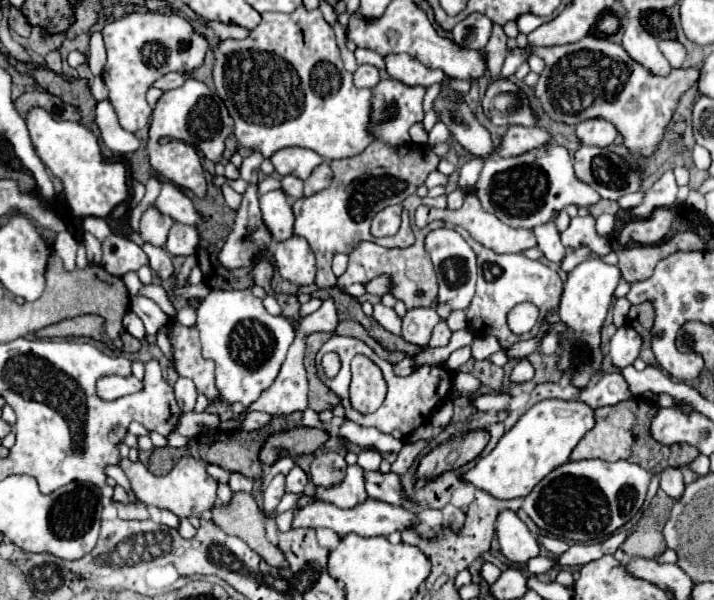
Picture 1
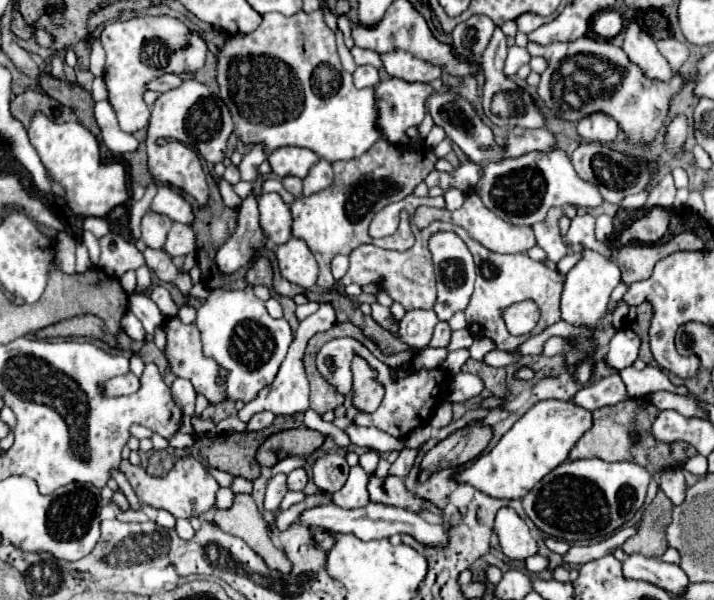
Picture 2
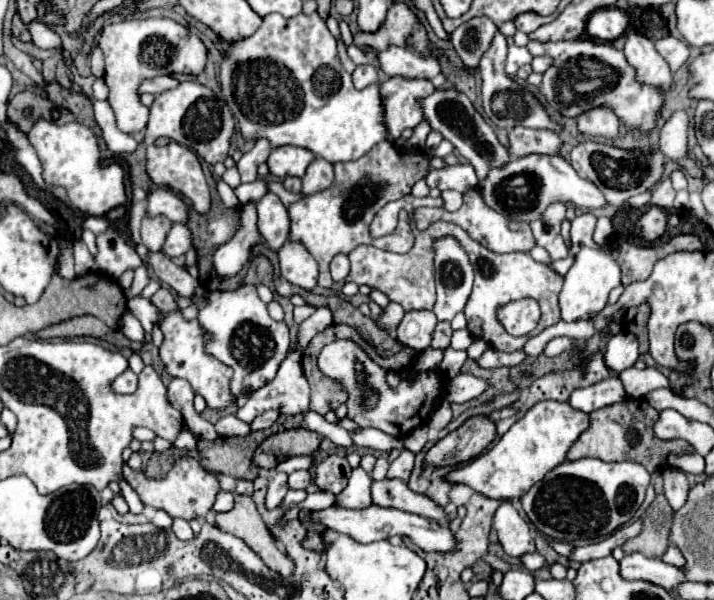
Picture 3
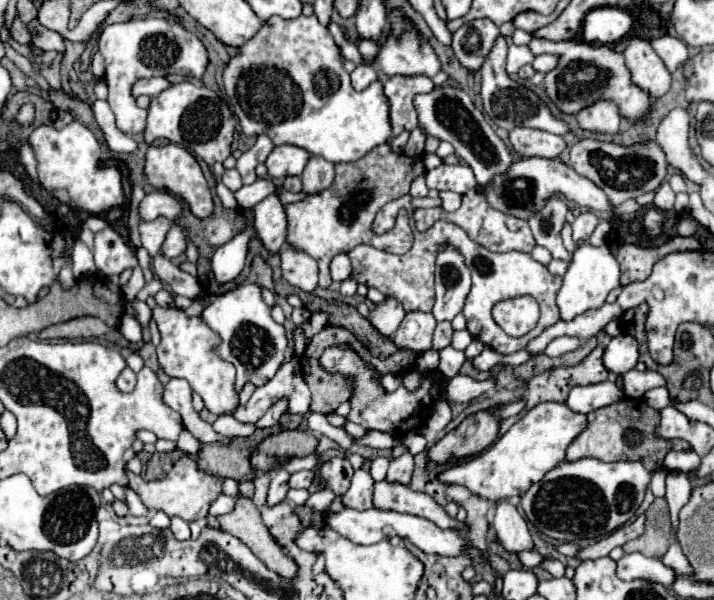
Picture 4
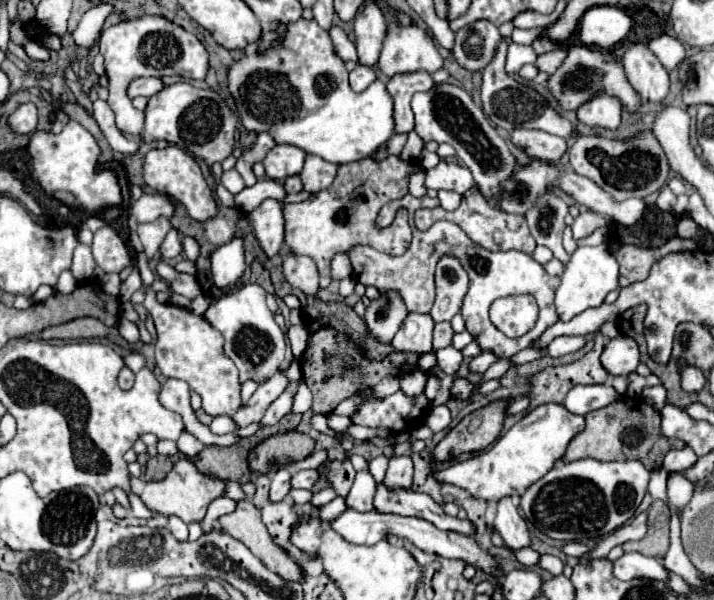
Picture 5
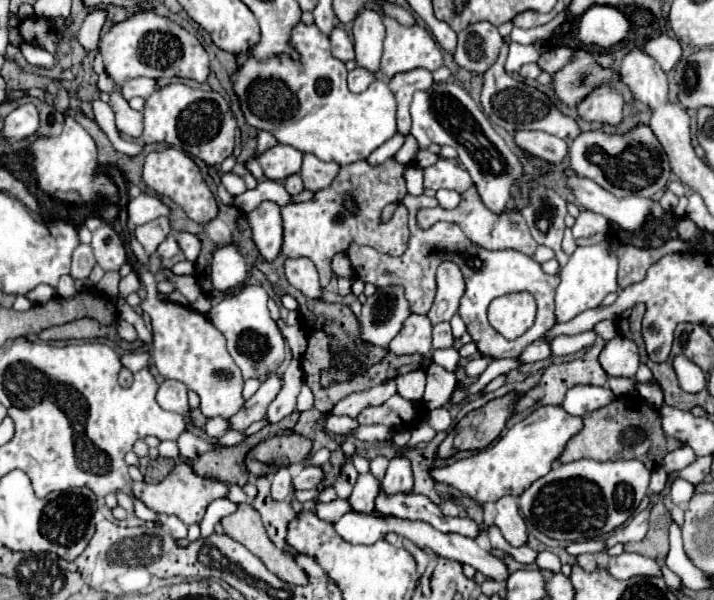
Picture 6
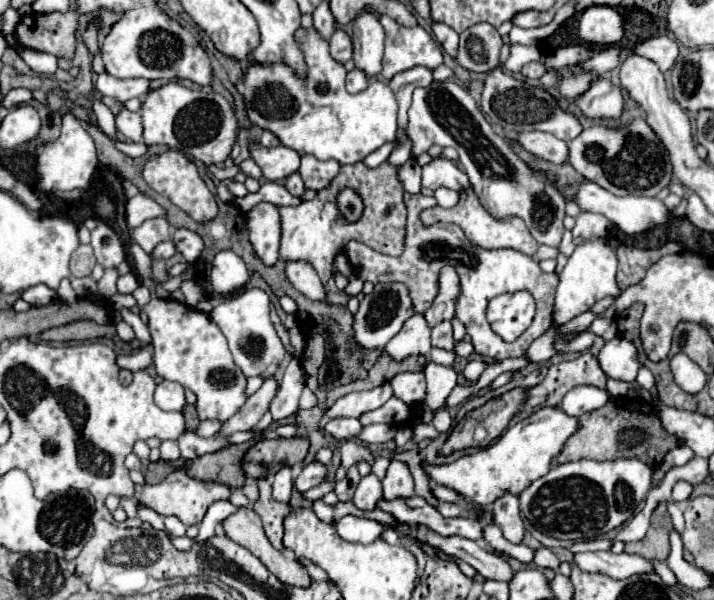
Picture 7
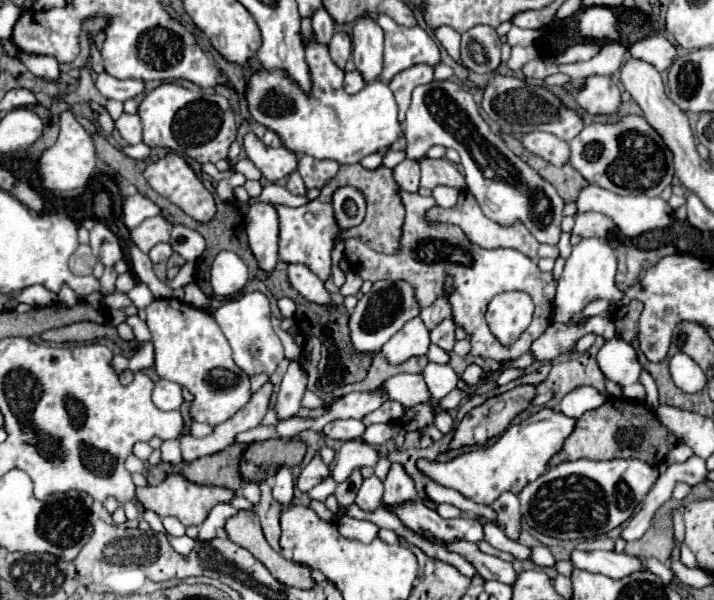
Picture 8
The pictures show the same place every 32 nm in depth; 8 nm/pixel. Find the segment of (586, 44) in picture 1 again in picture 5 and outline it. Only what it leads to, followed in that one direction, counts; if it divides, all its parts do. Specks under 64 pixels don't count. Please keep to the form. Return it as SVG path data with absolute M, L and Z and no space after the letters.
M536 38L532 42L532 48L536 54L542 52L554 52L554 50L564 50L566 58L564 62L558 66L558 70L554 74L548 76L548 90L550 94L556 98L558 106L562 110L578 110L580 104L584 104L584 100L592 100L592 96L596 96L596 92L608 92L608 96L616 96L622 102L622 110L628 114L634 114L640 110L640 106L644 104L644 100L640 100L640 96L636 96L636 90L632 88L632 84L628 84L628 76L624 76L624 66L622 60L616 58L610 50L606 48L590 48L586 44L556 44L548 38Z

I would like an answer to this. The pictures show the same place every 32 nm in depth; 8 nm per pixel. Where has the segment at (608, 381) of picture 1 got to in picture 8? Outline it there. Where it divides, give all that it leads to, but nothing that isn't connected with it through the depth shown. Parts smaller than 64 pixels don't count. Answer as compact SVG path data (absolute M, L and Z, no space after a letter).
M580 386L572 392L568 392L568 396L562 398L560 402L560 410L570 416L570 418L580 418L584 412L600 408L606 402L606 394L596 392L596 388L592 386Z

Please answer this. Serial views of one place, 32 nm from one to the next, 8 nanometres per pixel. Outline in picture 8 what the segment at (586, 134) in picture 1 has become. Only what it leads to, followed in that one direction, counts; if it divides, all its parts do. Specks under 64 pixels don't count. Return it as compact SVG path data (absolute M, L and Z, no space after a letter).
M588 76L584 88L576 94L576 102L588 114L612 116L620 108L620 90L608 76Z

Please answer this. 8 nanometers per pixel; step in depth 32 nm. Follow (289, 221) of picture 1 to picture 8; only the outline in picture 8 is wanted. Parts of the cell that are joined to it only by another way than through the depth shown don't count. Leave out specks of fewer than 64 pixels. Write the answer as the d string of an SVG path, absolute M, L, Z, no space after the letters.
M258 202L246 214L246 232L250 248L264 270L272 270L278 262L278 212L272 204Z

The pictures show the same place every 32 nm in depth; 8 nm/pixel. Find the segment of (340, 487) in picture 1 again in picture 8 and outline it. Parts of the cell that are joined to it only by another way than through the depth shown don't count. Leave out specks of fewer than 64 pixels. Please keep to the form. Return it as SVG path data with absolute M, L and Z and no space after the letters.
M370 476L370 478L364 478L358 494L356 494L356 500L354 504L358 504L362 510L376 510L380 508L380 502L382 502L382 492L384 492L384 486L382 482L376 478L376 476Z

